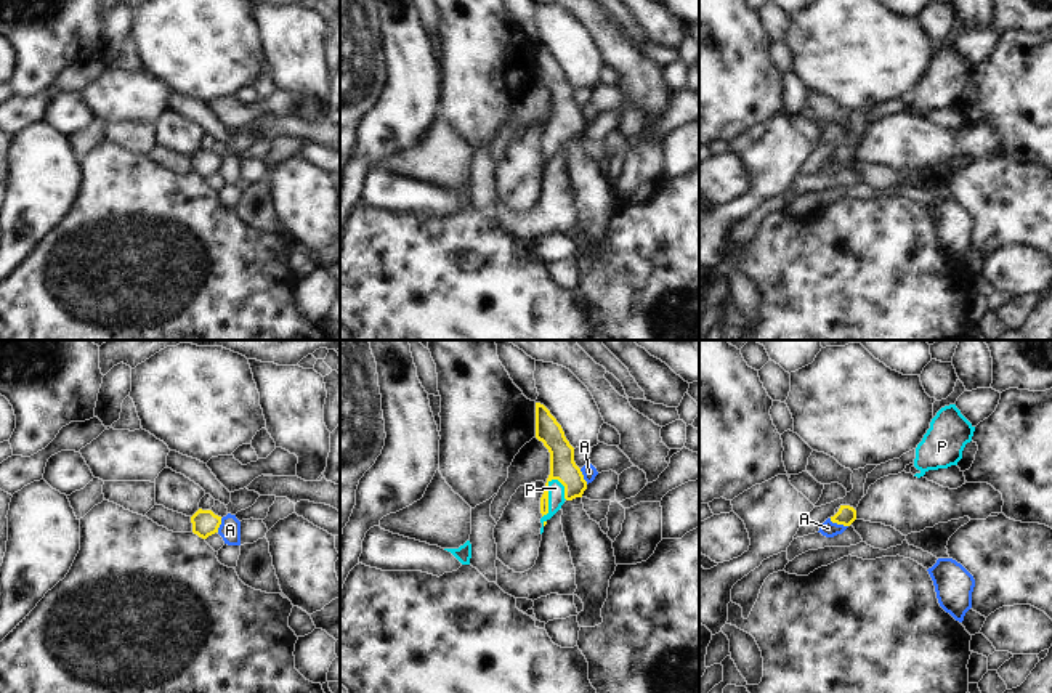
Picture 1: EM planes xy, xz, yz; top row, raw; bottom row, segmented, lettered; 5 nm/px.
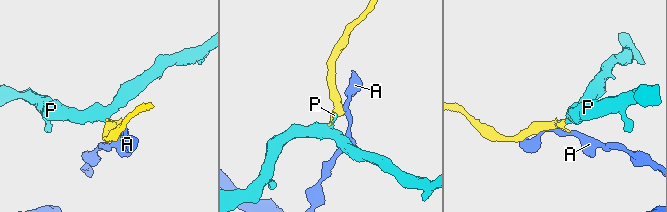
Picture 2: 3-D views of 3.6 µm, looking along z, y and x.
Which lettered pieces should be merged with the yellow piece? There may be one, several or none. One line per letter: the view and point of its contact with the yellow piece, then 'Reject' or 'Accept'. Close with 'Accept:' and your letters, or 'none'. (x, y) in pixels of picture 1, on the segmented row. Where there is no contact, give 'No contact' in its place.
A: Touches yellow at yz (839, 523). Reject
P: Touches yellow at xz (547, 496). Accept
Accept: P

